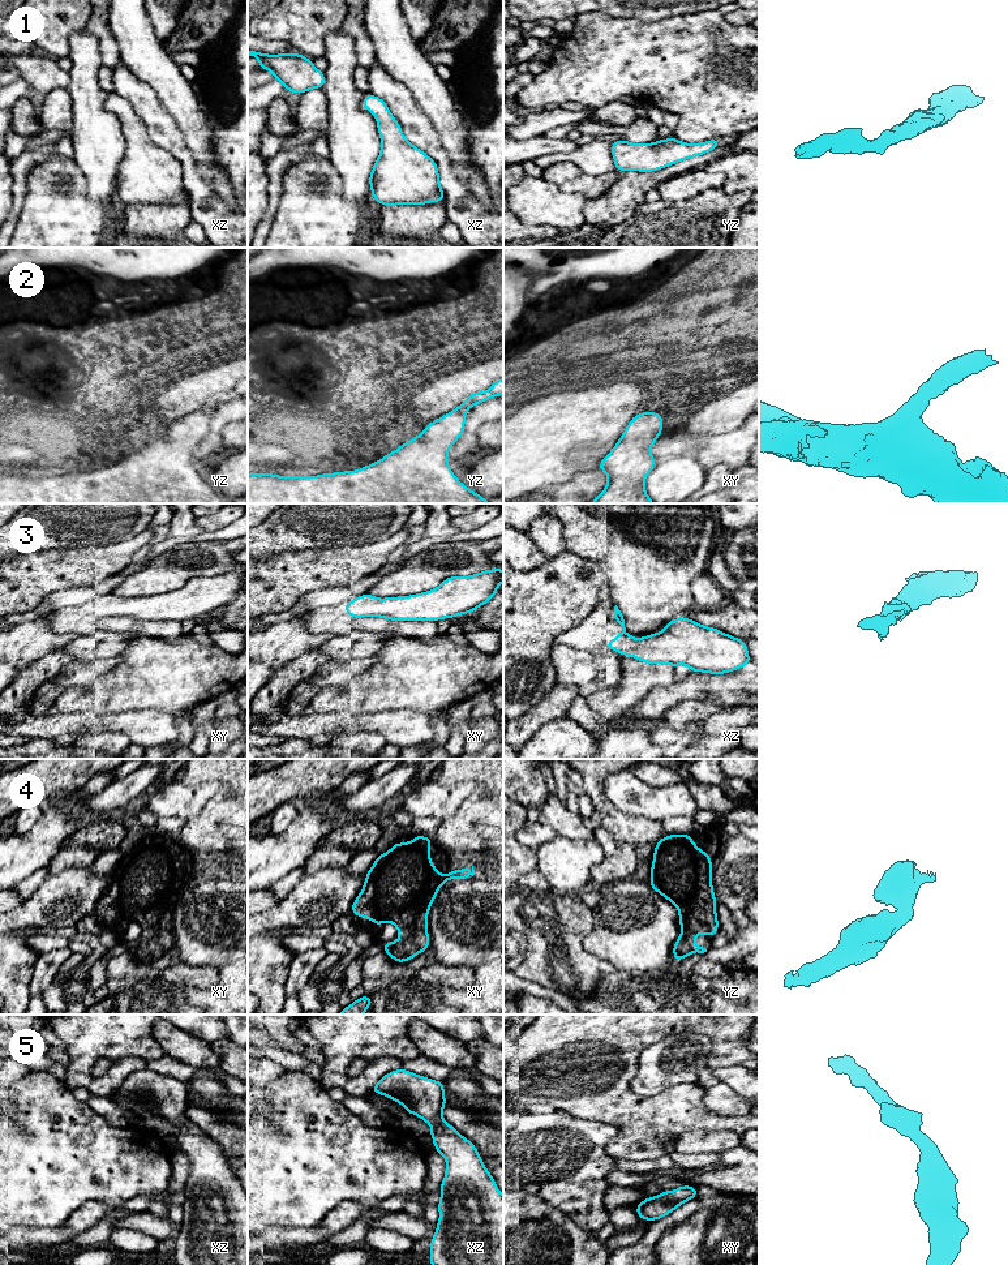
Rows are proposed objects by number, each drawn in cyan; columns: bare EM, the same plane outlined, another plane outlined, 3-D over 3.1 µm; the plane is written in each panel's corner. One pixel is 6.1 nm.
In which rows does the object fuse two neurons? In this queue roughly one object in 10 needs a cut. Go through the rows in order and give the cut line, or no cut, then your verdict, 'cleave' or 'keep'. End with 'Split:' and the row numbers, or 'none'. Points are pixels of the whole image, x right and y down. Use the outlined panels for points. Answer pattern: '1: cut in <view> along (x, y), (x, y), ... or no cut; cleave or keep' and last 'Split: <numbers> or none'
1: no cut; keep
2: no cut; keep
3: no cut; keep
4: no cut; keep
5: no cut; keep
Split: none

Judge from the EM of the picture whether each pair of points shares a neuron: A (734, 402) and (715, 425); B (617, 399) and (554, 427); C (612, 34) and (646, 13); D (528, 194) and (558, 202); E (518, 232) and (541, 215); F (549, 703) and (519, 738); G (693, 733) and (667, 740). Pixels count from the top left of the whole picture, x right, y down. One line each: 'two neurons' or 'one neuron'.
A: one neuron
B: one neuron
C: two neurons
D: one neuron
E: two neurons
F: one neuron
G: one neuron

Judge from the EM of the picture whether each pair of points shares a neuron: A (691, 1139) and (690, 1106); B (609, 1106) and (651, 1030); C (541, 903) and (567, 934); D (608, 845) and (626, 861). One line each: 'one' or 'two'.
A: two
B: one
C: one
D: two

